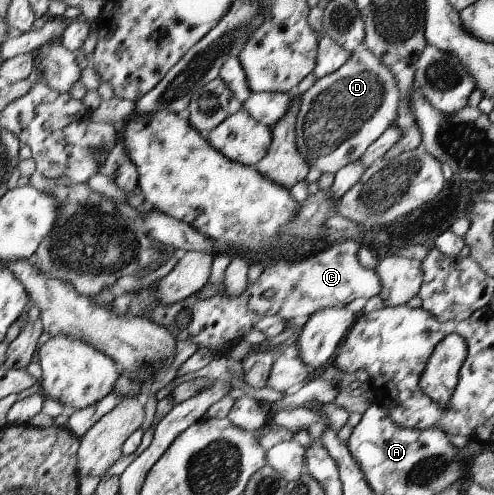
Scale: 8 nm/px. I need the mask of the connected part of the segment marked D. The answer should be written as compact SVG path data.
M364 46L356 48L334 72L317 78L299 96L295 116L295 145L309 168L317 168L321 173L335 173L348 162L354 162L364 149L392 124L396 124L398 89L389 71L378 57Z

